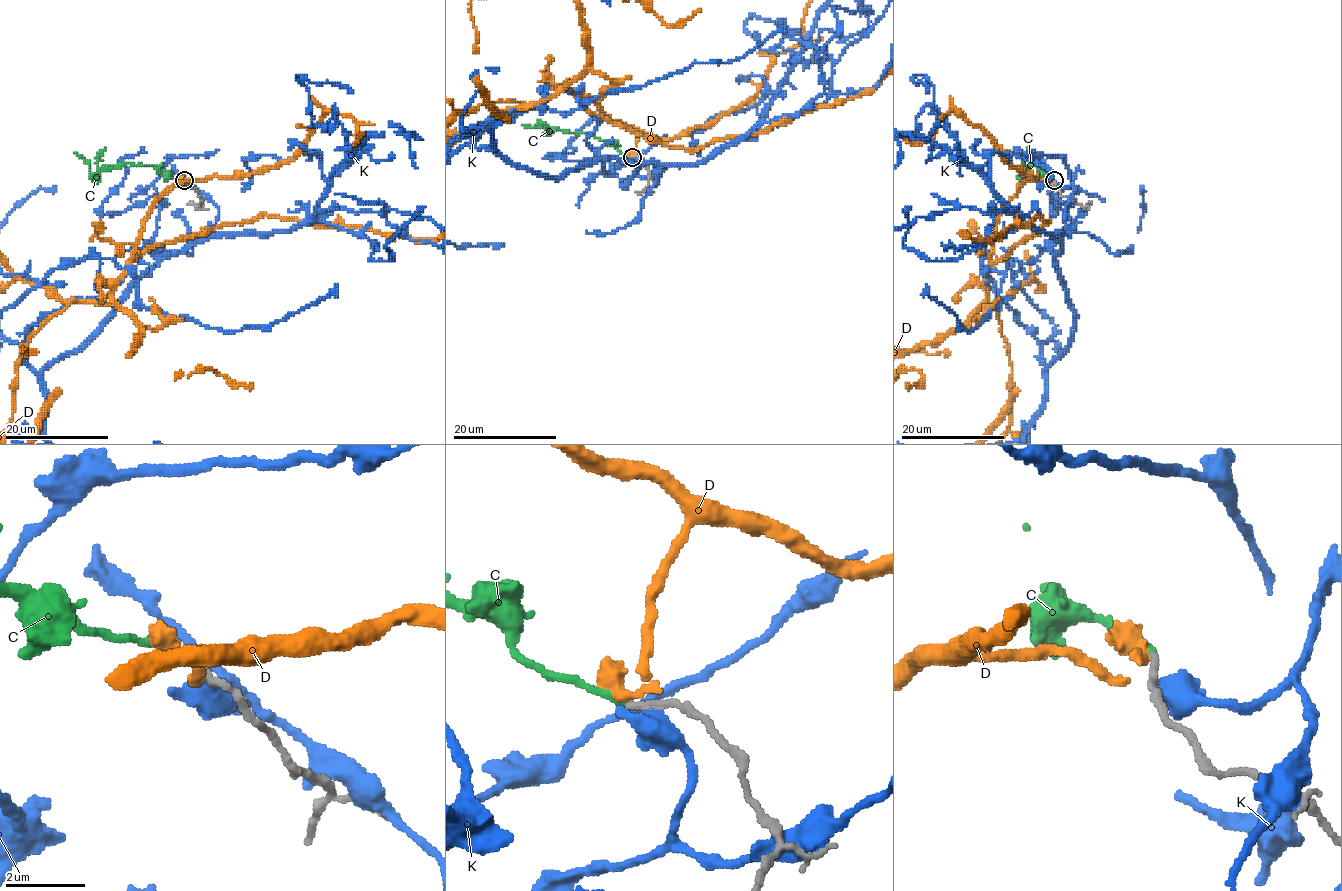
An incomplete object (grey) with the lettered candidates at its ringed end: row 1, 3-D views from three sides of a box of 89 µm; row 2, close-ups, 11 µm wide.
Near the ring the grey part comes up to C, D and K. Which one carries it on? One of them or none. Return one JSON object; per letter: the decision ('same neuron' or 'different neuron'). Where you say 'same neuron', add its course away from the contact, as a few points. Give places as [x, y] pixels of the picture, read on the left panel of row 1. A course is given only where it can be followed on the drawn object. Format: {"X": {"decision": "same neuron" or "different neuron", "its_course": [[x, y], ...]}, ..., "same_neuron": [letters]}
{"C": {"decision": "same neuron"}, "D": {"decision": "different neuron"}, "K": {"decision": "different neuron"}, "same_neuron": ["C"]}

